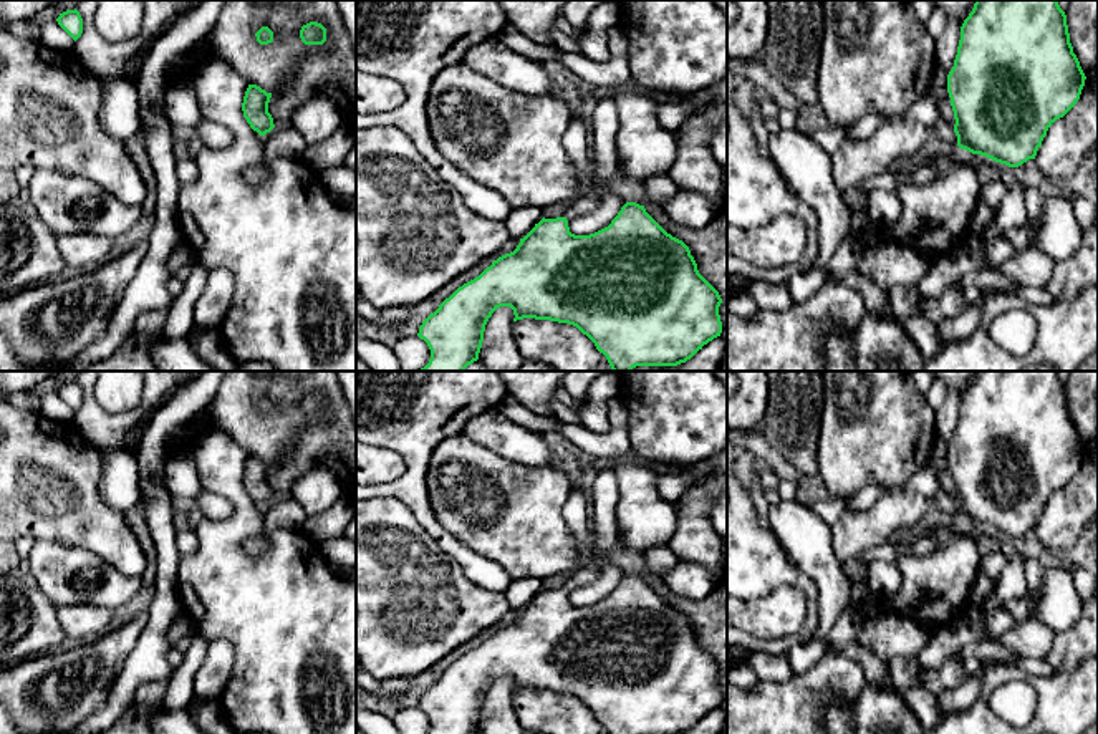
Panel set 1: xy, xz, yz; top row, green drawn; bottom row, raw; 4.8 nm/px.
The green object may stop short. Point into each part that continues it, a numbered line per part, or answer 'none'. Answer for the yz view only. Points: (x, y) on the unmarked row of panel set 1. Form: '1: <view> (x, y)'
1: yz (943, 501)

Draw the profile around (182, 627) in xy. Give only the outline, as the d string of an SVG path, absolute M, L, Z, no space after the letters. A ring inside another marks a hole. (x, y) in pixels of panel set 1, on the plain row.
M182 610L167 630L167 641L176 646L181 640L185 640L194 631L194 623L189 615Z

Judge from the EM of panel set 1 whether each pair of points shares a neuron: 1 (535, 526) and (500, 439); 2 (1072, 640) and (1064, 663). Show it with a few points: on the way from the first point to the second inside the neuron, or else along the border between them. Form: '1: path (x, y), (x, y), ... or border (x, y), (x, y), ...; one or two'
1: border (474, 441), (512, 461), (529, 466), (547, 466); two
2: path (1072, 645), (1064, 658); one

